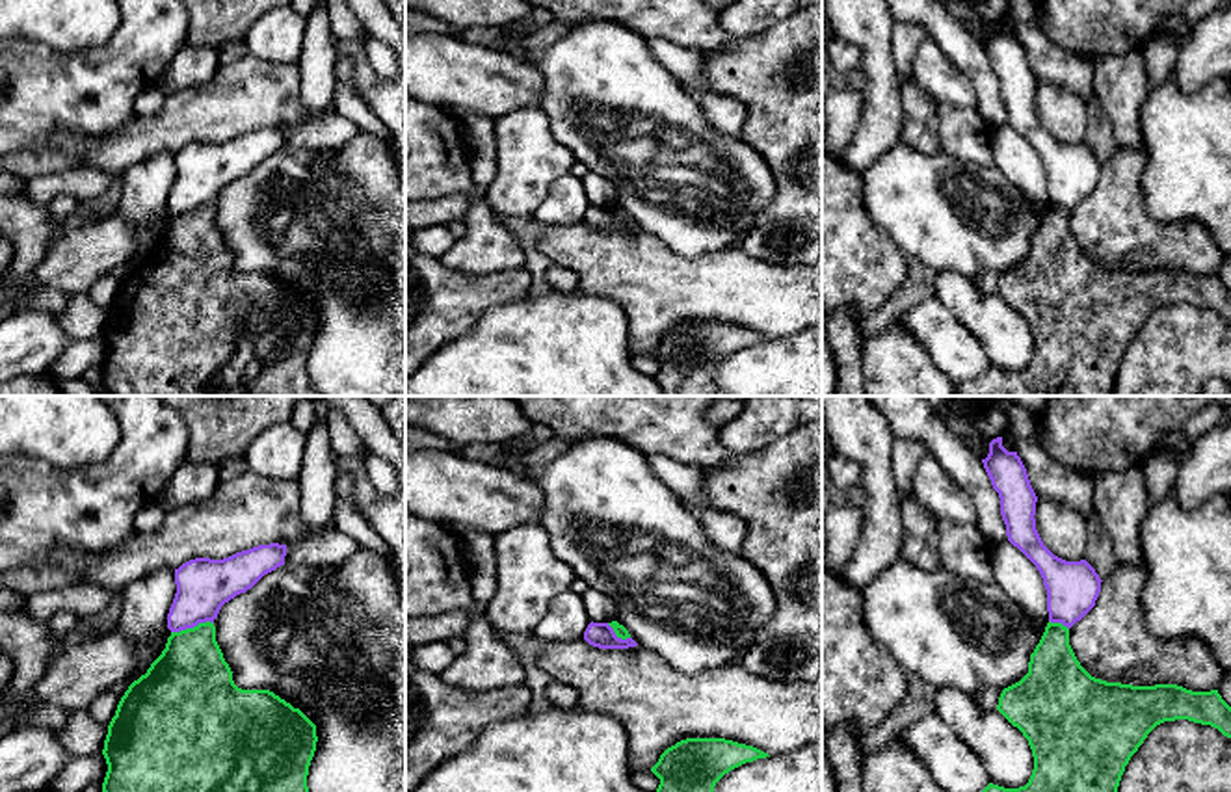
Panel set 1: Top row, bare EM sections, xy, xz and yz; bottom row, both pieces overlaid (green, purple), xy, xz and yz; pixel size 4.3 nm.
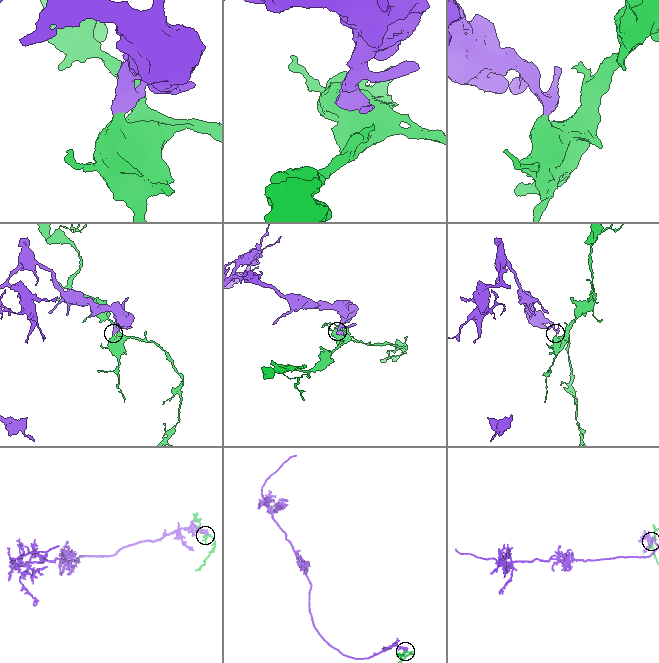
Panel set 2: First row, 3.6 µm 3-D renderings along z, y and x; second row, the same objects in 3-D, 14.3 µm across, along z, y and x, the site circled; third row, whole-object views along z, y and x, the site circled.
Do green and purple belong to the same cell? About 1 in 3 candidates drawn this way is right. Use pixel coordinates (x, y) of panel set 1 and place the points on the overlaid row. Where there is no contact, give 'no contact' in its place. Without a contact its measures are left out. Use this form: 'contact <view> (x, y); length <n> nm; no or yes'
contact xy (194, 627); length 190 nm; no

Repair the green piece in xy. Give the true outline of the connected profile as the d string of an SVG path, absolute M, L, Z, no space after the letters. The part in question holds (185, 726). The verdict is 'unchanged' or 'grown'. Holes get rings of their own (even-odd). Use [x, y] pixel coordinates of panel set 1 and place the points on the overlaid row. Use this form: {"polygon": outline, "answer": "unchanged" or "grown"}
{"polygon": "M214 623L171 632L165 649L121 697L108 725L102 792L309 792L316 725L270 690L242 690L216 641Z", "answer": "unchanged"}

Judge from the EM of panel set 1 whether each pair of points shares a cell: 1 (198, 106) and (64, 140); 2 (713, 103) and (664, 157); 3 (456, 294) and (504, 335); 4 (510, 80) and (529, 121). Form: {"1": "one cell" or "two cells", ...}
{"1": "one cell", "2": "two cells", "3": "two cells", "4": "two cells"}

